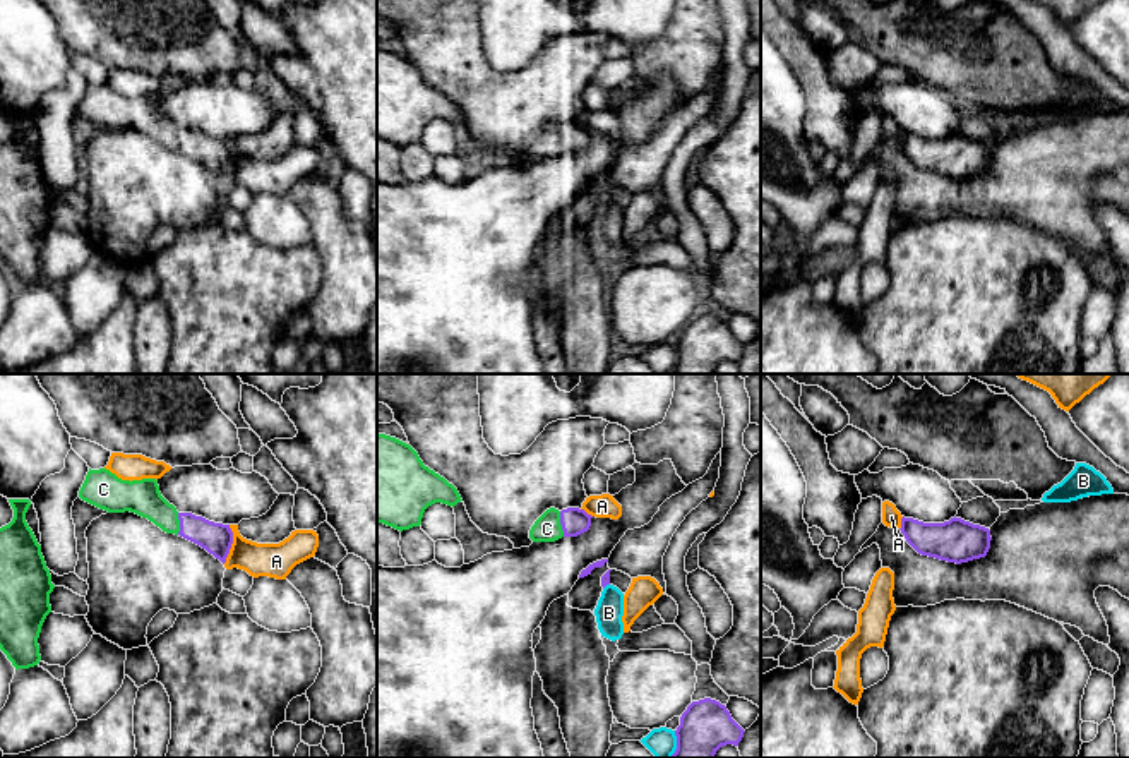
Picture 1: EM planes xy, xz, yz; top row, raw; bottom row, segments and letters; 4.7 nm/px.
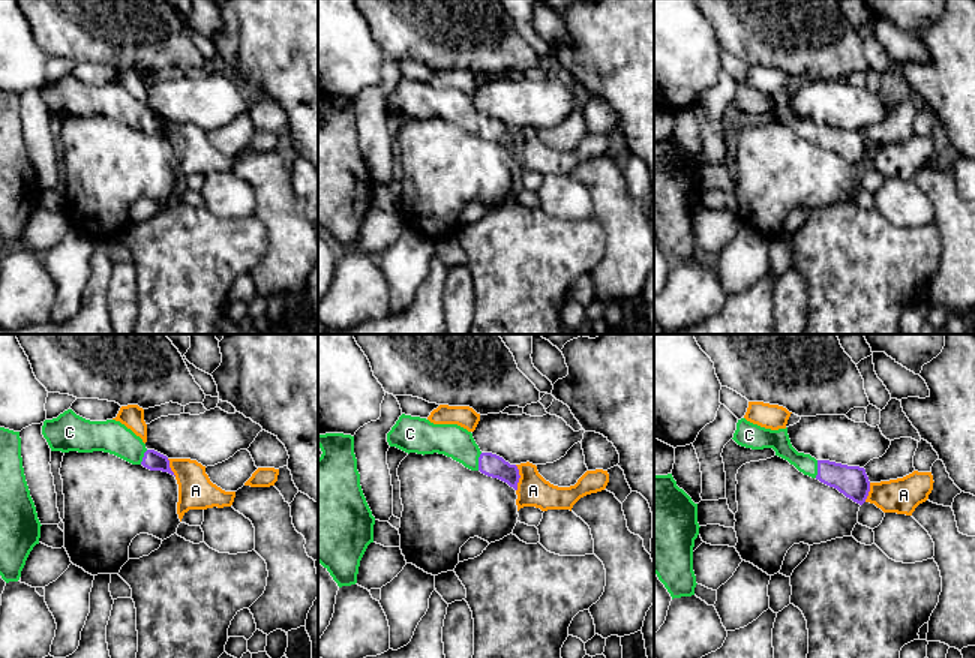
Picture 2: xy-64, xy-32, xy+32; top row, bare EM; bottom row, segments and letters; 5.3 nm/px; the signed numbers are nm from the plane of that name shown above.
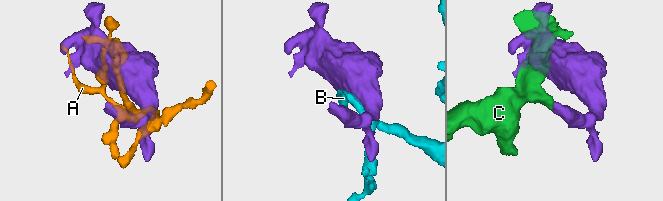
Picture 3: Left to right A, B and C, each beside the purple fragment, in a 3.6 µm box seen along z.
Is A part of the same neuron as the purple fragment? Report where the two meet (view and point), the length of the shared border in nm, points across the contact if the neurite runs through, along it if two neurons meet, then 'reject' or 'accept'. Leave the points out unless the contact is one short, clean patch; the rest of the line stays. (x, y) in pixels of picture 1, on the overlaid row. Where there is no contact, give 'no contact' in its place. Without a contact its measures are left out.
contact xy (232, 542); length 190 nm; reject

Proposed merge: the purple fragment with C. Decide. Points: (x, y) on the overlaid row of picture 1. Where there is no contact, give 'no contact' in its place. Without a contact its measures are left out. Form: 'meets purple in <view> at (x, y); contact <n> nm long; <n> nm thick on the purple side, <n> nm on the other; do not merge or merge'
meets purple in xz at (561, 523); contact 120 nm long; 130 nm thick on the purple side, 130 nm on the other; merge

